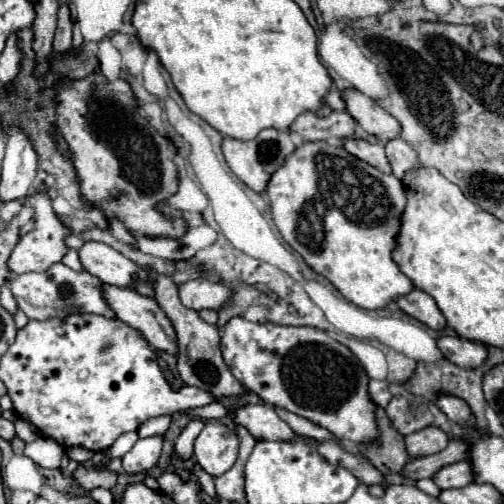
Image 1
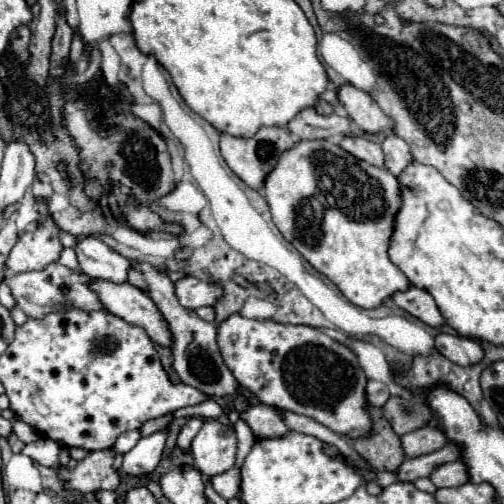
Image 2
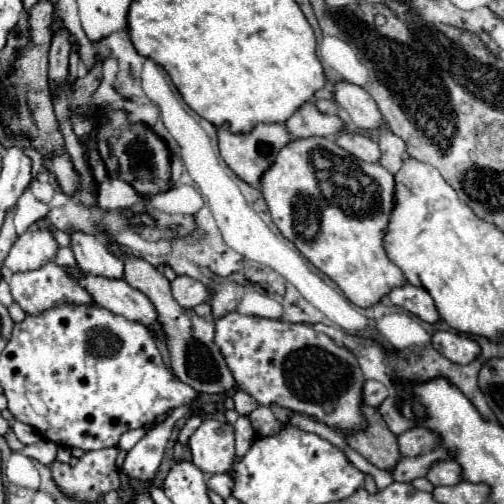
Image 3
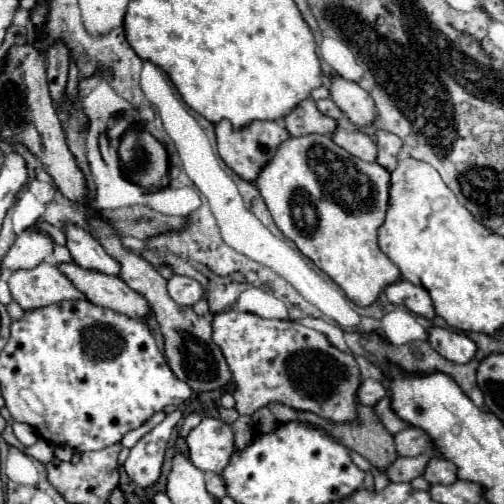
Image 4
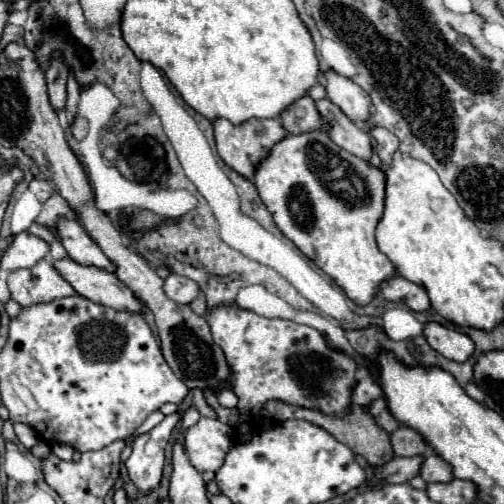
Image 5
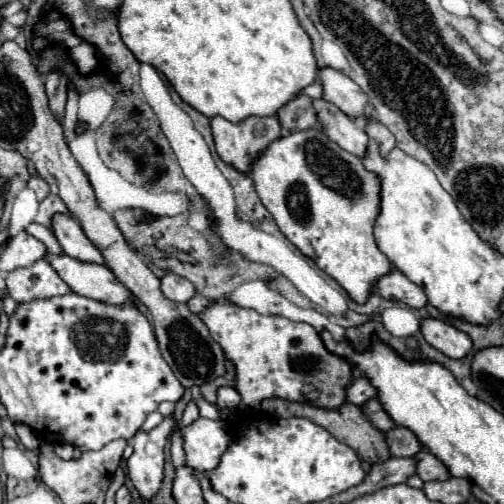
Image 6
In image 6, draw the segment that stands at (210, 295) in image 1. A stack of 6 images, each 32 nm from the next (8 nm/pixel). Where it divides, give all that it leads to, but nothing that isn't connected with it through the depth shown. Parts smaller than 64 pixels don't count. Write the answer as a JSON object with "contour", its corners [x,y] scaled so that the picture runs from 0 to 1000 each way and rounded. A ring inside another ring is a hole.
{"contour":[[[329,540],[317,552],[317,575],[325,579],[325,587],[333,595],[345,595],[345,599],[369,599],[389,583],[385,567],[369,552],[337,544],[337,540]]]}

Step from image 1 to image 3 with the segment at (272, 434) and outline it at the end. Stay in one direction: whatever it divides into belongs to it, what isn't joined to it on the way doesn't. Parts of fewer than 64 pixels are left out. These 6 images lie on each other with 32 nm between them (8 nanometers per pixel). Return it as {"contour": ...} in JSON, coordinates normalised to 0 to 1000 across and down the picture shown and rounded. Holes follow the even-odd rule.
{"contour":[[[516,806],[508,810],[500,821],[496,821],[496,833],[500,833],[500,845],[508,853],[512,865],[536,865],[536,861],[548,861],[563,841],[548,833],[548,825],[540,821],[540,813],[532,806]]]}

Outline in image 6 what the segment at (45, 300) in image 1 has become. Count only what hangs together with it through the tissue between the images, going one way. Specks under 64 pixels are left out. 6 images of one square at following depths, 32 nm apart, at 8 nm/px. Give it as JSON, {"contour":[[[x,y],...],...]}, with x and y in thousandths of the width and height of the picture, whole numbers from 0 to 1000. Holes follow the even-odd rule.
{"contour":[[[75,516],[56,532],[32,532],[16,540],[12,575],[32,599],[60,599],[67,591],[99,591],[139,579],[135,563],[91,516]]]}

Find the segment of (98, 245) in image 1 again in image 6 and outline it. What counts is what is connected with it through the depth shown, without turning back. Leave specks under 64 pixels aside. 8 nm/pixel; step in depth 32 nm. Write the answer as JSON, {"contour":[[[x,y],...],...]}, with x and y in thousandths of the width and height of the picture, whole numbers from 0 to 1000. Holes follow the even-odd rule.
{"contour":[[[107,425],[103,429],[103,460],[135,508],[143,508],[151,516],[167,516],[167,520],[206,524],[198,500],[167,468],[159,444],[139,425]]]}

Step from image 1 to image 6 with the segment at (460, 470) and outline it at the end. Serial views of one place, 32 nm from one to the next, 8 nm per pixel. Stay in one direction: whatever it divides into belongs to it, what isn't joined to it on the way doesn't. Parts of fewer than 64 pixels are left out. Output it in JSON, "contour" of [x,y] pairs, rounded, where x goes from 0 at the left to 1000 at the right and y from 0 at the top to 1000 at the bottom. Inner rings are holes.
{"contour":[[[845,893],[829,897],[821,905],[821,913],[825,913],[825,940],[841,956],[849,956],[849,952],[885,952],[889,948],[885,925],[865,905],[857,905],[853,897],[845,897]]]}

